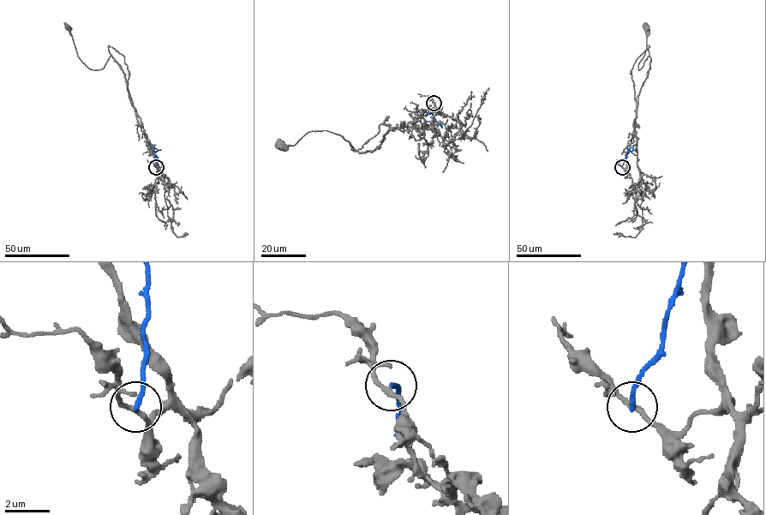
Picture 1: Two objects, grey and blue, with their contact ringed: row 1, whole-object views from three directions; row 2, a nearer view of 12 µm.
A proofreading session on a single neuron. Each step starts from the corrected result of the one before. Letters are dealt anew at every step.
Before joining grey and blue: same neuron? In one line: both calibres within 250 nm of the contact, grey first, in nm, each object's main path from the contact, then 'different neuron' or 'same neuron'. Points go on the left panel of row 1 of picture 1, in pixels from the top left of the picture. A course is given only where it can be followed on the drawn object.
calibres 200 and 220 nm; course grey (156, 167), (158, 164), (146, 141), (121, 66), (110, 56), (103, 68), (90, 69), (78, 56), (68, 27); course blue (156, 167), (154, 152), (157, 150), (149, 145); different neuron

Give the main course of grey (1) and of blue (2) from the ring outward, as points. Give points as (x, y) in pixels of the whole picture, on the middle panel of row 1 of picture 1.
1: (433, 103), (437, 111), (390, 130), (373, 151), (358, 152), (326, 130), (281, 145)
2: (433, 102), (434, 109), (431, 111), (436, 122), (425, 122), (421, 125)

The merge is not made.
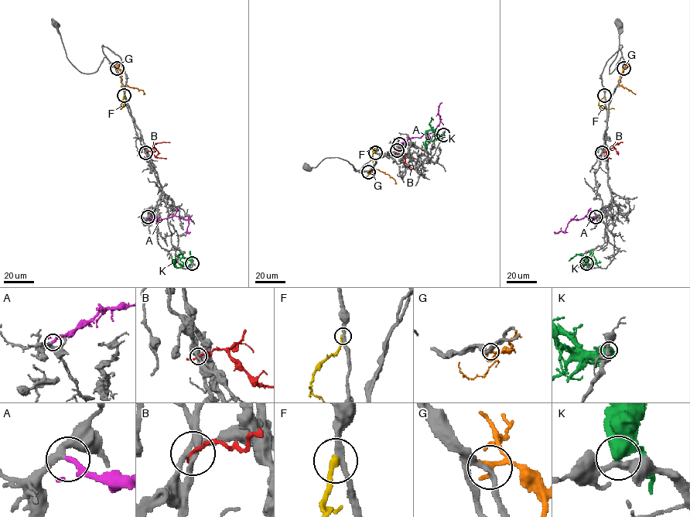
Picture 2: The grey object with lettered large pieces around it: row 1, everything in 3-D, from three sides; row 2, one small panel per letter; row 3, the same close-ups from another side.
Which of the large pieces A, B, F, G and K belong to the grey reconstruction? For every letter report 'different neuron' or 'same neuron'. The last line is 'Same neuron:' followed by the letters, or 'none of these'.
A: same neuron
B: different neuron
F: different neuron
G: different neuron
K: different neuron
Same neuron: A

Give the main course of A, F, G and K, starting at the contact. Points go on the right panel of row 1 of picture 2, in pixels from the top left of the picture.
A: (596, 217), (589, 220), (585, 215), (581, 219), (572, 220), (564, 232), (554, 231)
F: (604, 95), (599, 105), (603, 108), (614, 109)
G: (623, 68), (618, 83), (635, 94)
K: (586, 263), (586, 259), (582, 267), (595, 262), (593, 255)

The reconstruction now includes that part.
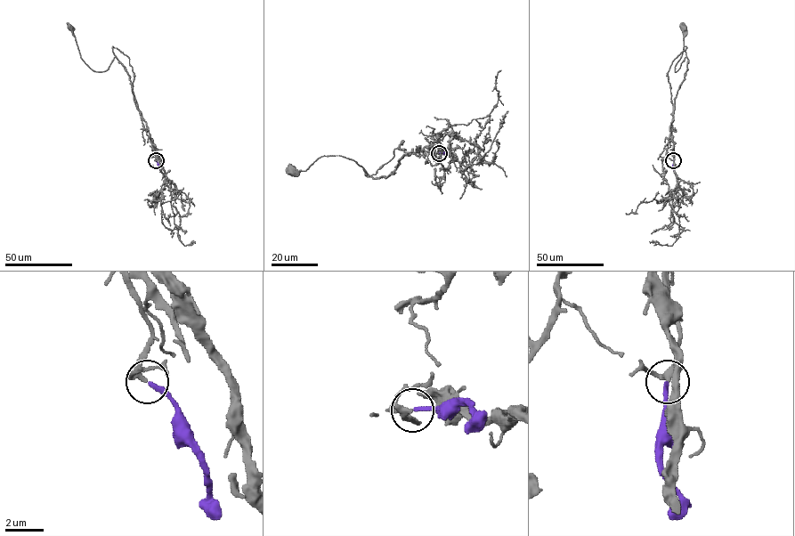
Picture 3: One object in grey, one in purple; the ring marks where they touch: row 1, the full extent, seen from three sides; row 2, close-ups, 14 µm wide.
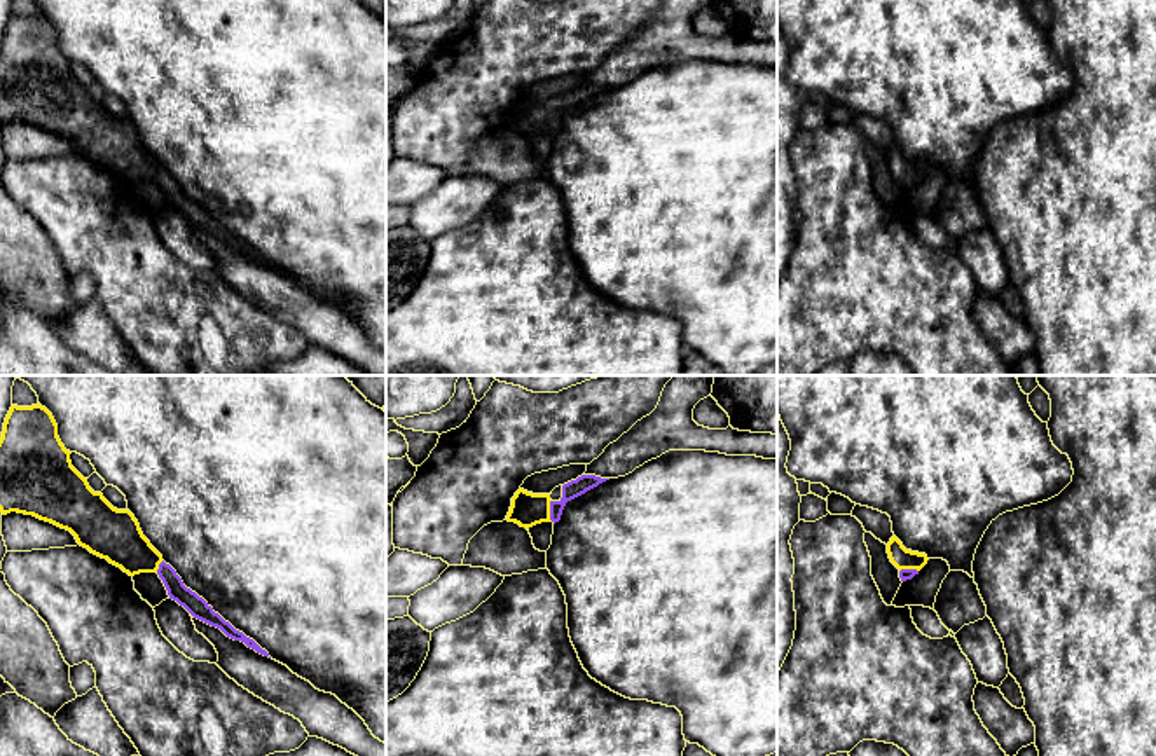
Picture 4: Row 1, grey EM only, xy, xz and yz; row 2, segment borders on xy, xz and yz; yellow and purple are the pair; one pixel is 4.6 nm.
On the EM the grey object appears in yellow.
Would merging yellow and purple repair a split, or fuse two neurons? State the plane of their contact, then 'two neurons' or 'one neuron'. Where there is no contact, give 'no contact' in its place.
contact in xz; one neuron

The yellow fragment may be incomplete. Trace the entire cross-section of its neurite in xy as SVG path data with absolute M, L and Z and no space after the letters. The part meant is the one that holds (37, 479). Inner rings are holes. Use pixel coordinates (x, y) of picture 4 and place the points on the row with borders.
M40 403L12 405L0 438L0 512L33 515L70 531L77 543L107 559L129 576L157 573L169 599L194 618L220 629L269 656L253 639L236 630L213 608L187 588L176 571L143 536L129 510L114 508L94 492L70 461L52 414Z

